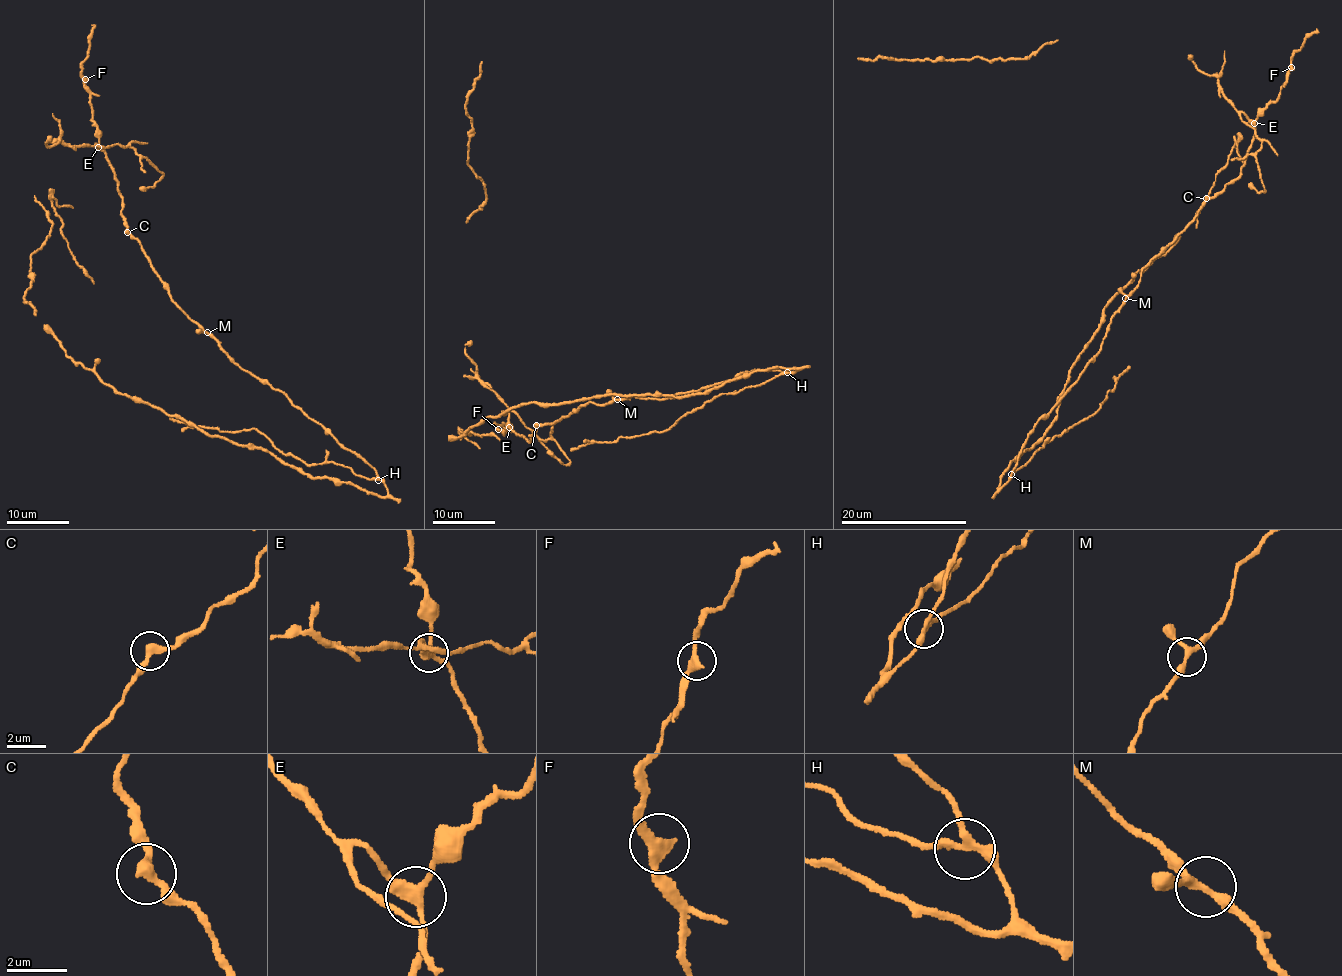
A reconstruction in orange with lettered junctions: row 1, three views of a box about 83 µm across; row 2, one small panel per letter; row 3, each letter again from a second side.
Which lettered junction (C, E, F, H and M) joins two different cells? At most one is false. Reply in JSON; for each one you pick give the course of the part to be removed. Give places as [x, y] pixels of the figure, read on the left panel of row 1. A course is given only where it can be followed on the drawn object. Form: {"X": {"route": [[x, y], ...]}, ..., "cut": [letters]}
{"cut": ["E"]}

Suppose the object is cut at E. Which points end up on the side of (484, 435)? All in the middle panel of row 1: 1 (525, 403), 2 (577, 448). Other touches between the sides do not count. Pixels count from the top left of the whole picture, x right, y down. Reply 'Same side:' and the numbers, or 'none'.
Same side: none

